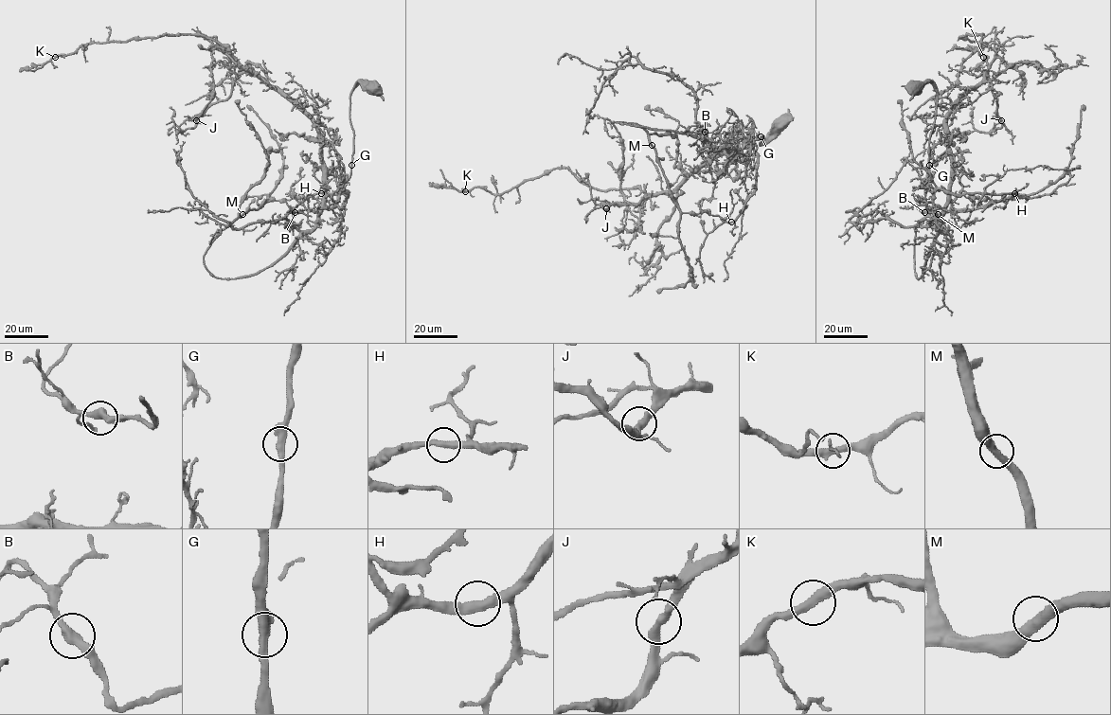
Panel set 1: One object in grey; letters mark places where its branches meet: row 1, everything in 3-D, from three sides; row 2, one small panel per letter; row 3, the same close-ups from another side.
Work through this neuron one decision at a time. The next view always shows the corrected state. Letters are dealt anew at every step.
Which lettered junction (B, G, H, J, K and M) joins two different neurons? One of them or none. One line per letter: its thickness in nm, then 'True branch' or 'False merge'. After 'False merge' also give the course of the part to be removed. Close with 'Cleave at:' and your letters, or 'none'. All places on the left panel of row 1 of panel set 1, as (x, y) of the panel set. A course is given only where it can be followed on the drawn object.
B: Thickness 400 nm. True branch
G: Thickness 400 nm. True branch
H: Thickness 400 nm. True branch
J: Thickness 360 nm. True branch
K: Thickness 400 nm. True branch
M: Thickness 420 nm. True branch
Cleave at: none

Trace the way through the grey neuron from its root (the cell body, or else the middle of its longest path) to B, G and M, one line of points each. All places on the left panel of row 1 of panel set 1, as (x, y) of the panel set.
B: (375, 88), (361, 81), (350, 96), (351, 174), (338, 201), (320, 215), (310, 208), (295, 212)
G: (375, 88), (361, 81), (350, 96), (349, 118), (353, 131), (351, 165)
M: (375, 88), (361, 81), (350, 96), (351, 174), (337, 202), (269, 266), (215, 277), (204, 255), (242, 214)

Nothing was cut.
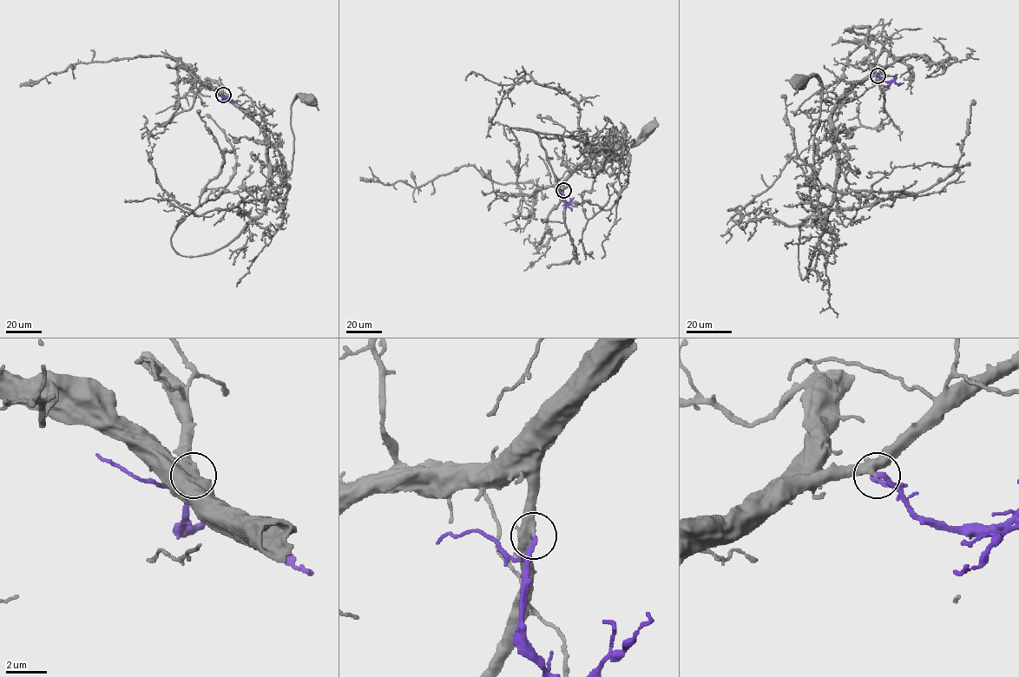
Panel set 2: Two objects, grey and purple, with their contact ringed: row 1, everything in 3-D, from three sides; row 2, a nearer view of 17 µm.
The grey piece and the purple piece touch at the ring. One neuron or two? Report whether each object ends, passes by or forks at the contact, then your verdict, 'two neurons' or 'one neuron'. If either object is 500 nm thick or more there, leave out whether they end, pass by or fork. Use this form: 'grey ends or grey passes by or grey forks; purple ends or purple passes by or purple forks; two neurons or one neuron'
grey forks; purple ends; one neuron

